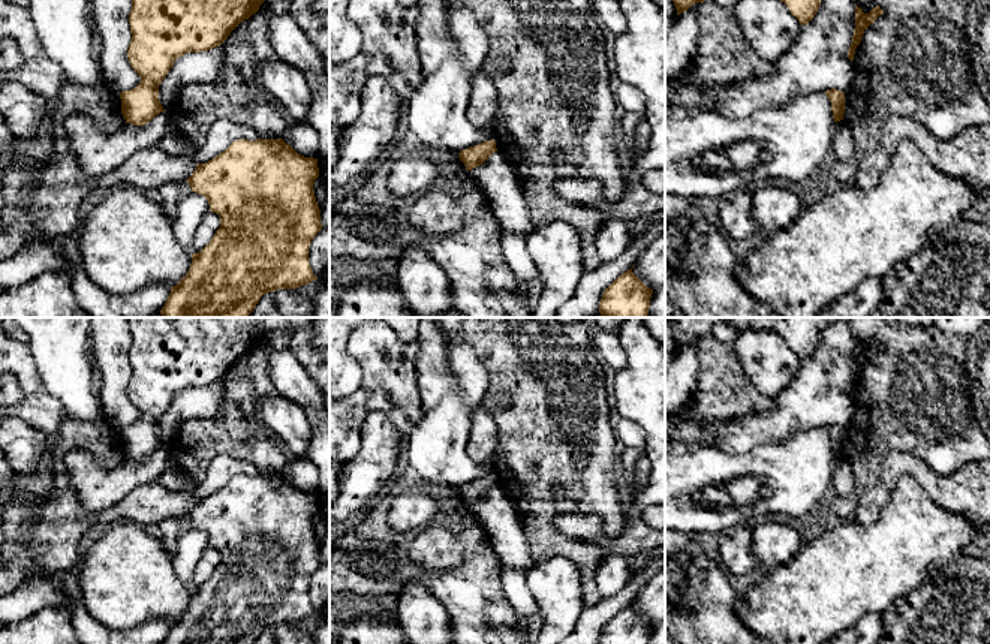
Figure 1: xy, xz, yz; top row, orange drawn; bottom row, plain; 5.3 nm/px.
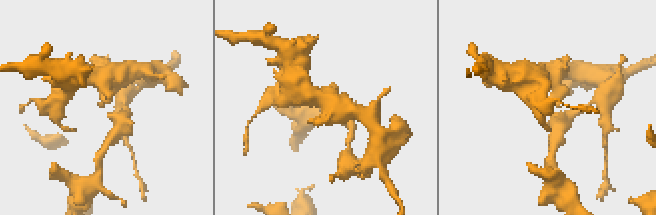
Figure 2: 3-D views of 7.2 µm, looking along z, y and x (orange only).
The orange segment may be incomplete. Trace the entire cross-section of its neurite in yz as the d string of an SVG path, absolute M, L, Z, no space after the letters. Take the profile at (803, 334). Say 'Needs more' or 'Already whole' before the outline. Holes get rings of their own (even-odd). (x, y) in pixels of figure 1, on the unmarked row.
Already whole. M668 318L677 350L702 338L716 325L725 323L737 332L756 329L783 337L801 361L813 355L821 331L837 318Z

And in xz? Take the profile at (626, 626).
Already whole. M631 604L604 626L599 644L649 644L652 629Z

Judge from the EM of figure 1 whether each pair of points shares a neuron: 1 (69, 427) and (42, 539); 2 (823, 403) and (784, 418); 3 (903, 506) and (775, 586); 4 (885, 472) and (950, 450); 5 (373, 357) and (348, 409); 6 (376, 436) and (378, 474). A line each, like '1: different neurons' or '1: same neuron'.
1: same neuron
2: same neuron
3: same neuron
4: different neurons
5: same neuron
6: same neuron

